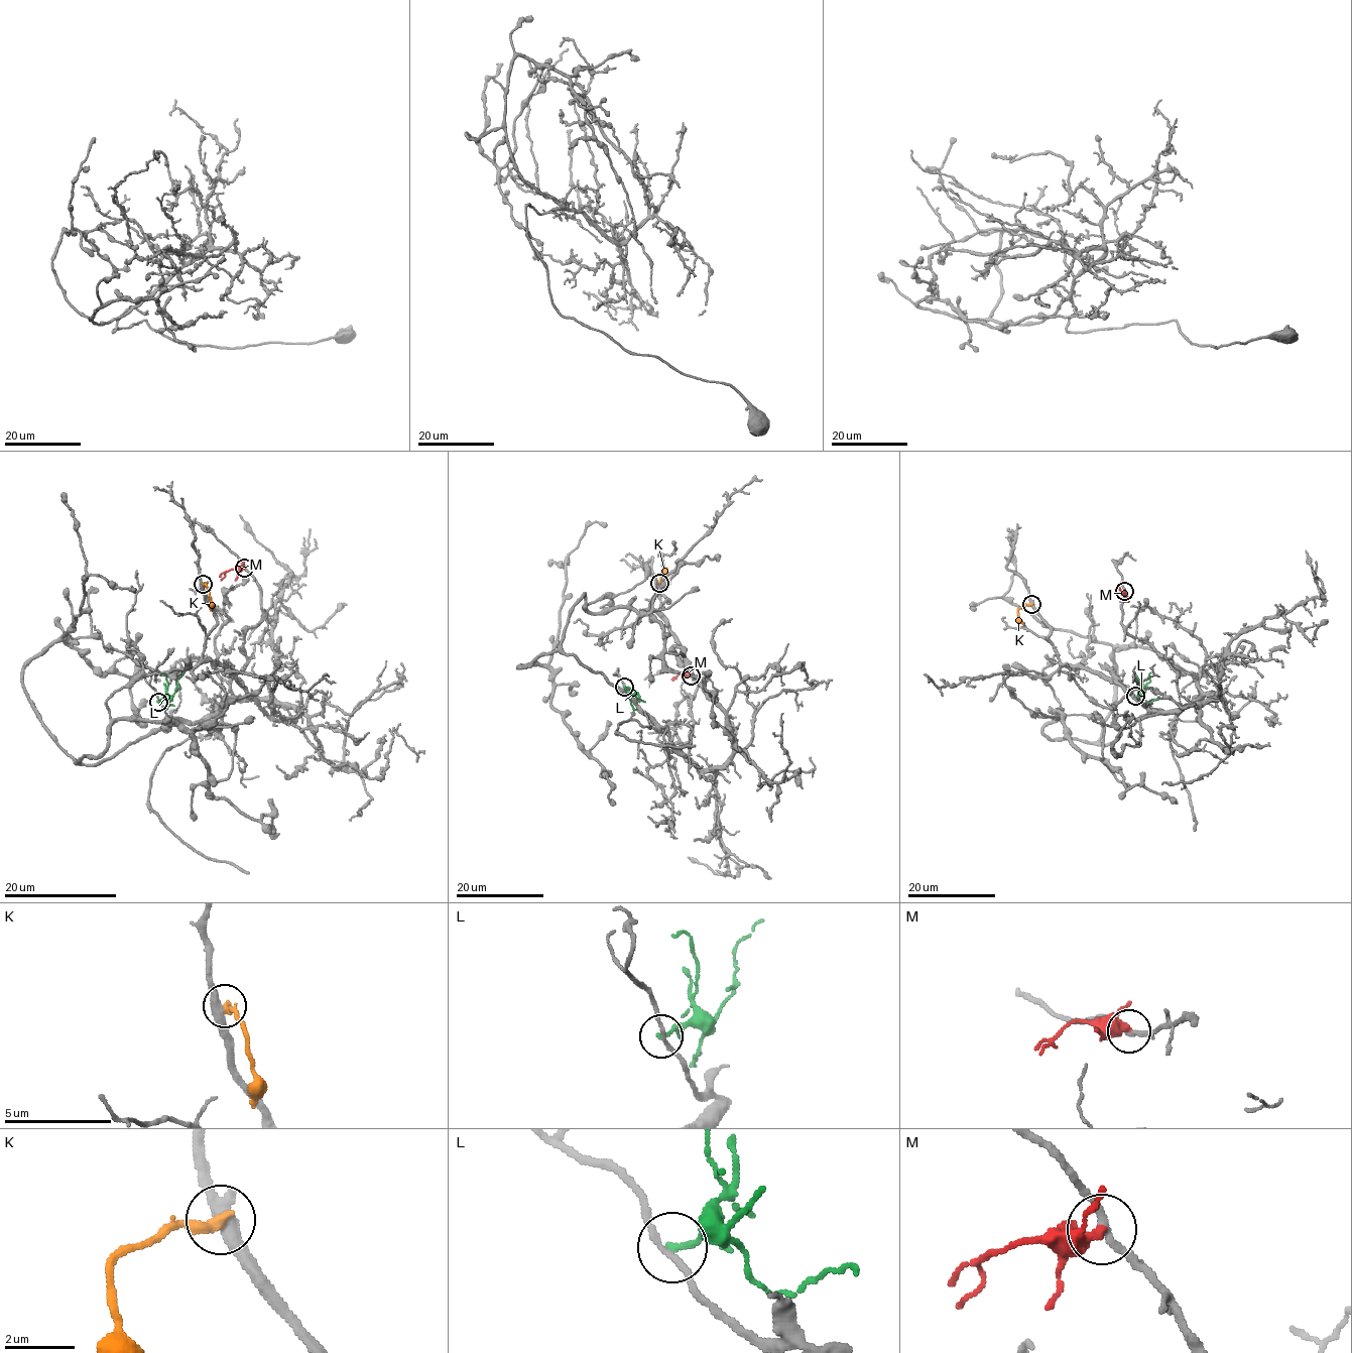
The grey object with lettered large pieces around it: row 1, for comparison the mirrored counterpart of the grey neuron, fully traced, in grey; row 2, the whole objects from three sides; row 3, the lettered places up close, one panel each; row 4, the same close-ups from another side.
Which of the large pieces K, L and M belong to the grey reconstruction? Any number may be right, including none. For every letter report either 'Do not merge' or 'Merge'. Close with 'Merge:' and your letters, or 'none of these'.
K: Do not merge
L: Do not merge
M: Do not merge
Merge: none of these

